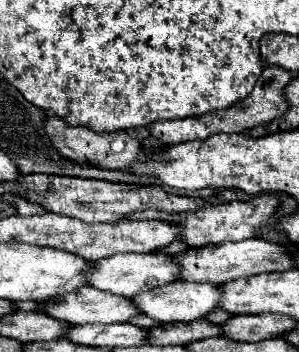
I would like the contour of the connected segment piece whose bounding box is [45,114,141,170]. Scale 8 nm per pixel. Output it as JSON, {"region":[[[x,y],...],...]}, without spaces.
{"region":[[[49,116],[45,122],[45,132],[51,138],[53,146],[69,160],[81,166],[99,166],[99,168],[129,168],[137,156],[141,156],[141,142],[131,138],[127,132],[93,132],[91,128],[83,126],[69,126],[59,116]]]}

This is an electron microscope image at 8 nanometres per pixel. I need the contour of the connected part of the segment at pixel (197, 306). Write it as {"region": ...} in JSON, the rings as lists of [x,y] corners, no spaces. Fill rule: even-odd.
{"region":[[[183,280],[167,284],[165,288],[153,288],[149,292],[141,292],[141,294],[133,296],[133,302],[145,316],[155,318],[155,320],[165,320],[165,322],[191,322],[197,318],[205,318],[209,312],[213,312],[217,308],[217,300],[221,300],[219,286],[183,282]]]}

